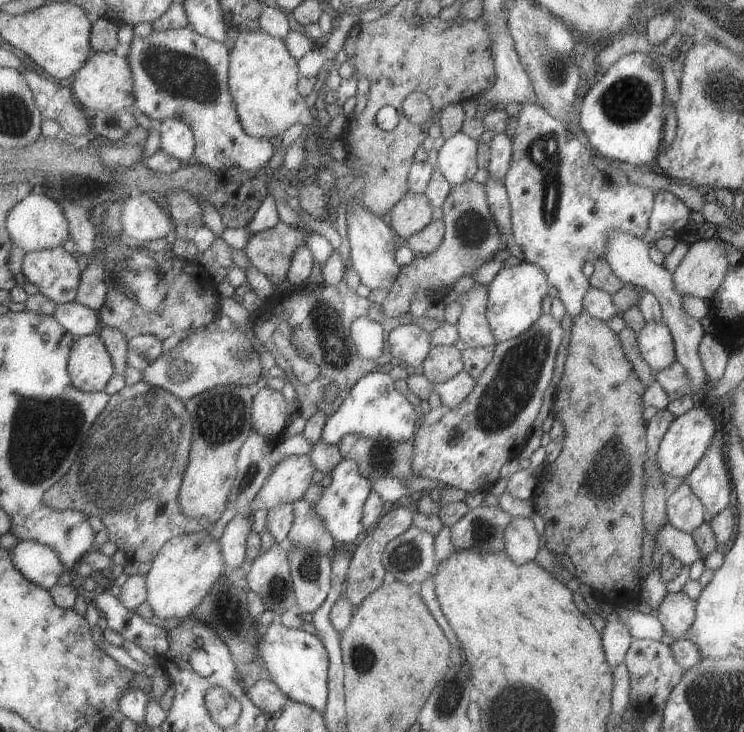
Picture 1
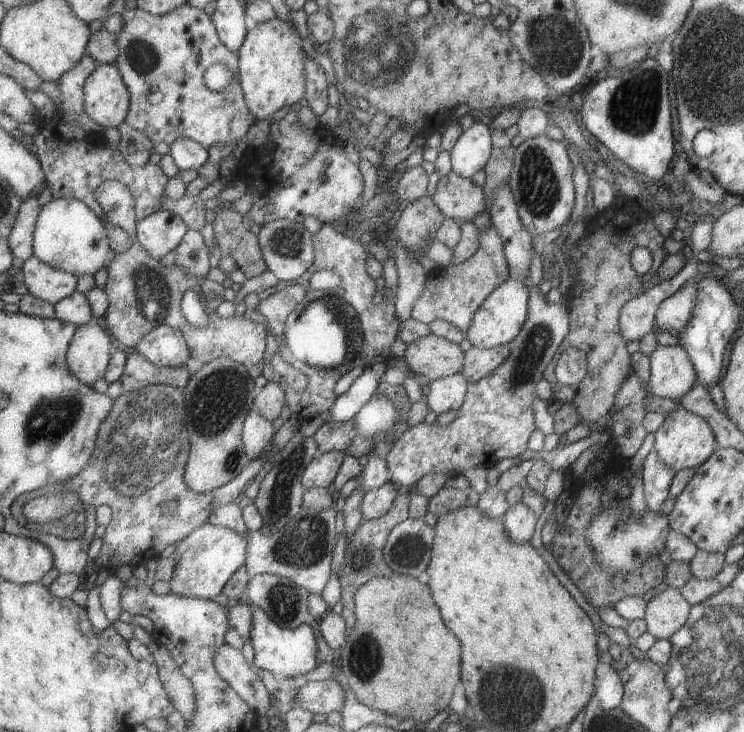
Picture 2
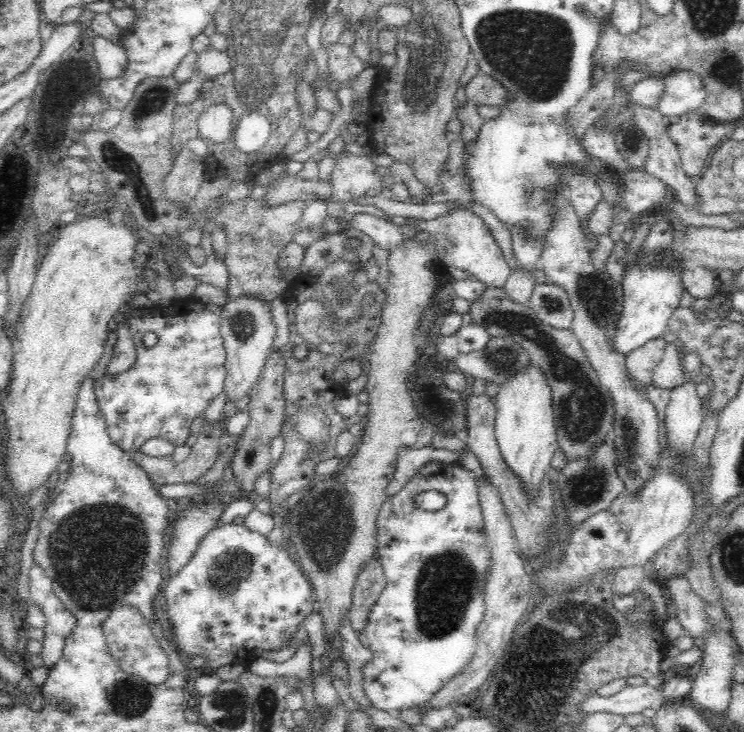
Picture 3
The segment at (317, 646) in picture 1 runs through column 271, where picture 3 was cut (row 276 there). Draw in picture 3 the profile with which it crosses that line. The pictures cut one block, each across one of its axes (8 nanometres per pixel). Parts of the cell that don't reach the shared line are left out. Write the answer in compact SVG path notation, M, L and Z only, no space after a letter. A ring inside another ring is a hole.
M634 266L627 268L623 280L620 282L623 286L622 310L614 320L615 334L611 349L616 353L626 355L631 350L636 350L651 339L663 337L668 333L668 323L670 316L676 308L680 306L679 302L684 288L681 281L681 270L678 275L676 271L667 268L667 266Z

